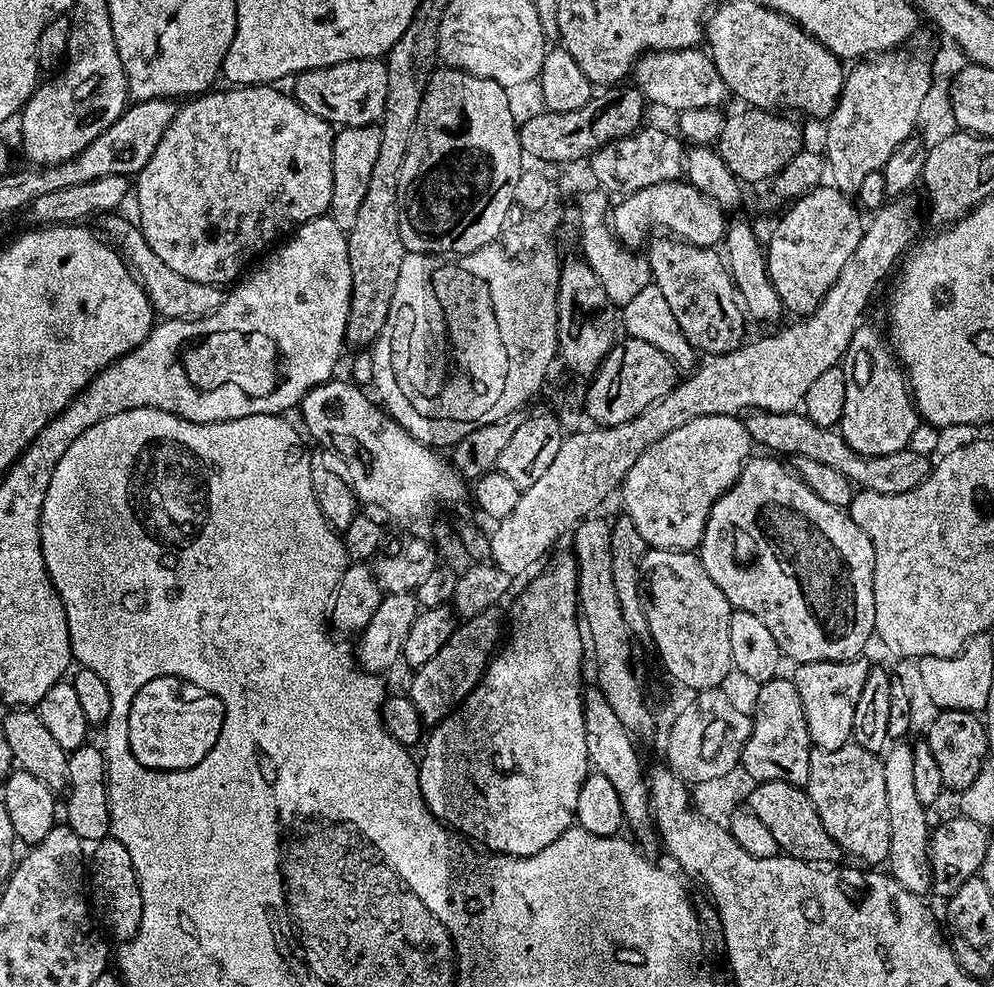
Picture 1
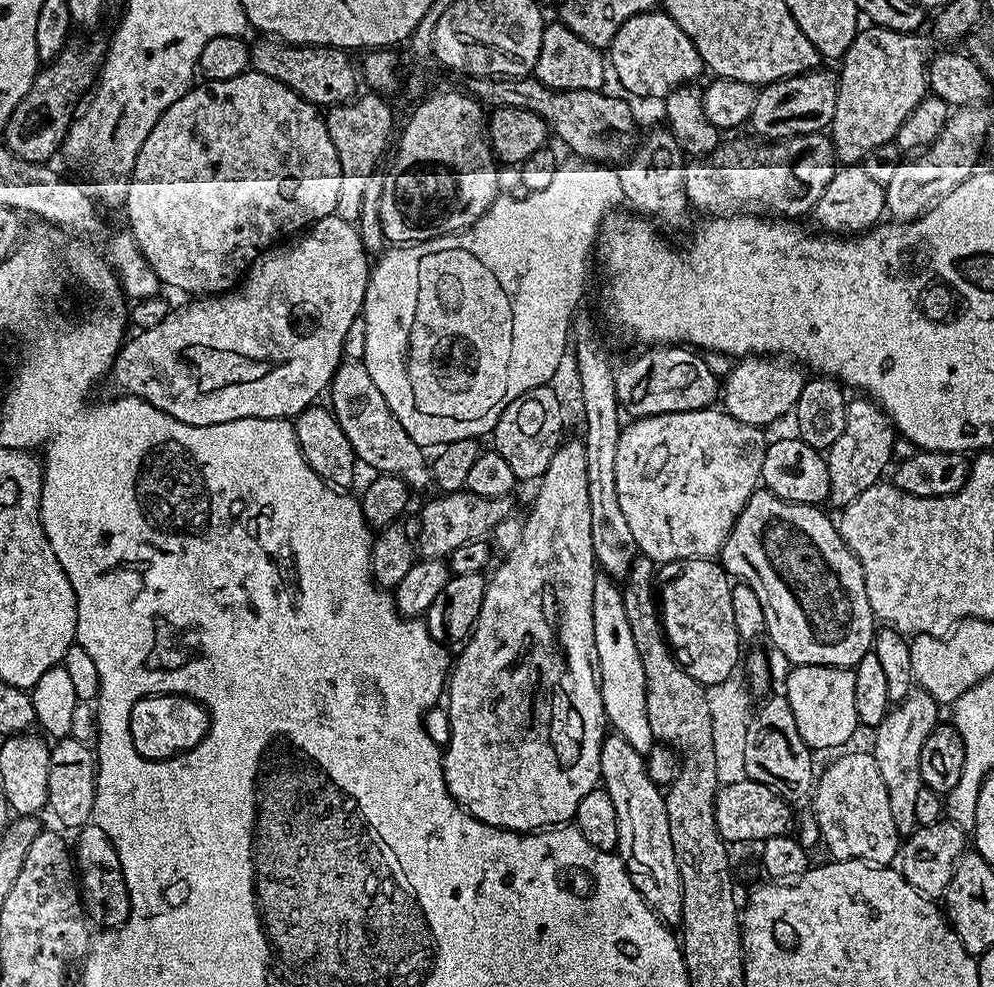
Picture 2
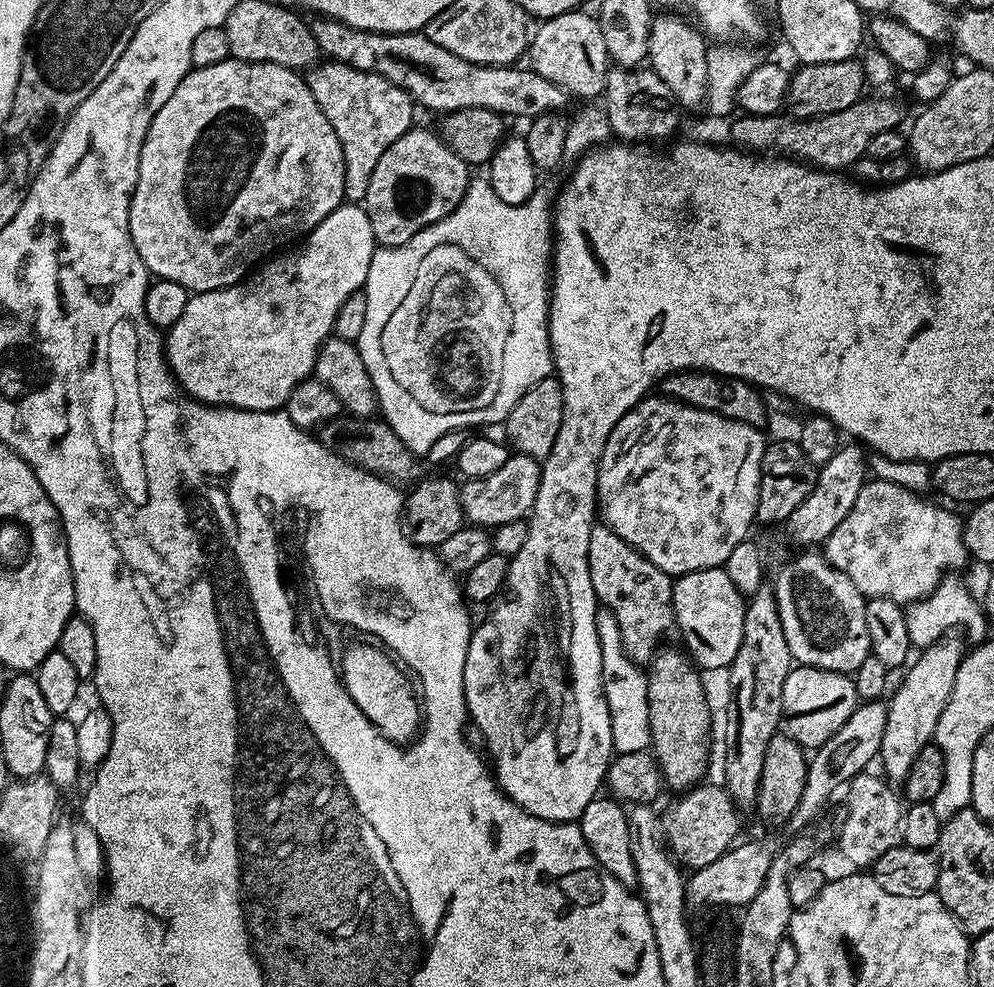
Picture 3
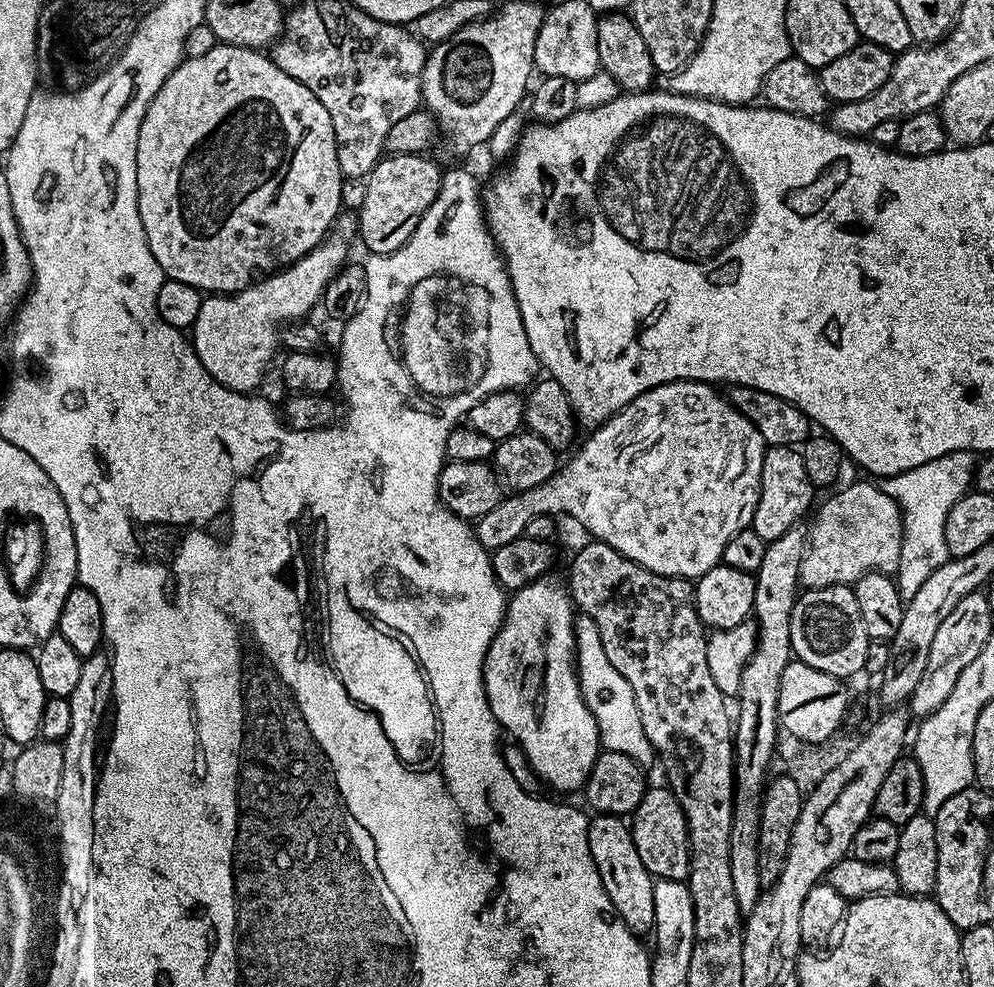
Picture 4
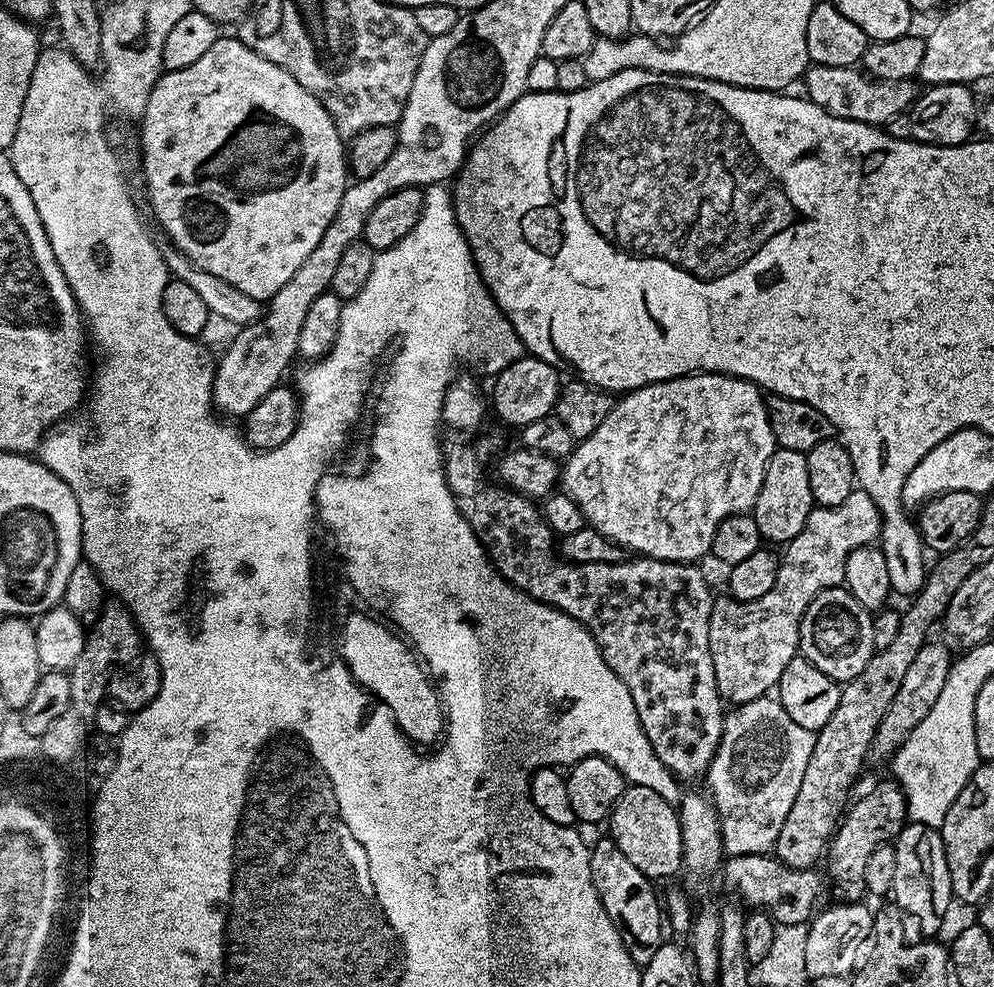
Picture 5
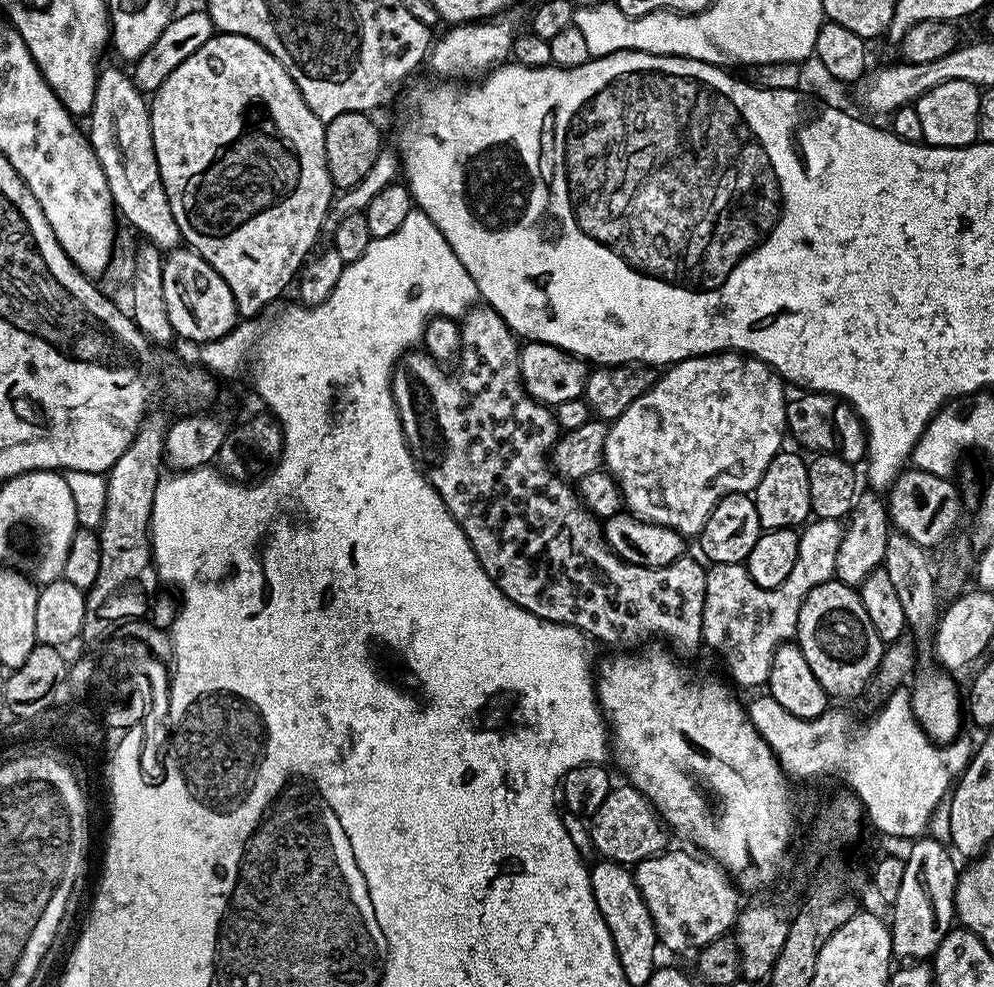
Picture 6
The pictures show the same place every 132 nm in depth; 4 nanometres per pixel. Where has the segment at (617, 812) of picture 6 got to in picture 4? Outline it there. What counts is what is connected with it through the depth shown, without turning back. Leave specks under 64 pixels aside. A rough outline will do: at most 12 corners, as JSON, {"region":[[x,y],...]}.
{"region":[[649,787],[630,827],[656,880],[687,881],[688,823],[671,788]]}

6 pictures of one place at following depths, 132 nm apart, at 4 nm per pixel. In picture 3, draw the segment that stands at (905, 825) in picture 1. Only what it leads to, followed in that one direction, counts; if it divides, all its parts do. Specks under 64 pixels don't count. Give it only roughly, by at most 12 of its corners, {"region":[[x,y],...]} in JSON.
{"region":[[949,634],[907,665],[878,755],[903,785],[954,690],[965,641]]}

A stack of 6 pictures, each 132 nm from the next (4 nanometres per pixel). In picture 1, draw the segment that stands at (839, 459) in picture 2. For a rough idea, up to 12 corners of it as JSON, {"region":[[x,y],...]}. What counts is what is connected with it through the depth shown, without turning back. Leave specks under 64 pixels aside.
{"region":[[885,333],[854,334],[838,425],[863,456],[907,448],[922,422]]}

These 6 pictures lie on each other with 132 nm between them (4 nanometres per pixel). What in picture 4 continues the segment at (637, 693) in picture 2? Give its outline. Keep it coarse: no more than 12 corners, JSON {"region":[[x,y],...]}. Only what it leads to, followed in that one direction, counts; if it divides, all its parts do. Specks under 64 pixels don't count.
{"region":[[577,615],[576,671],[601,745],[654,760],[630,682],[594,618]]}

